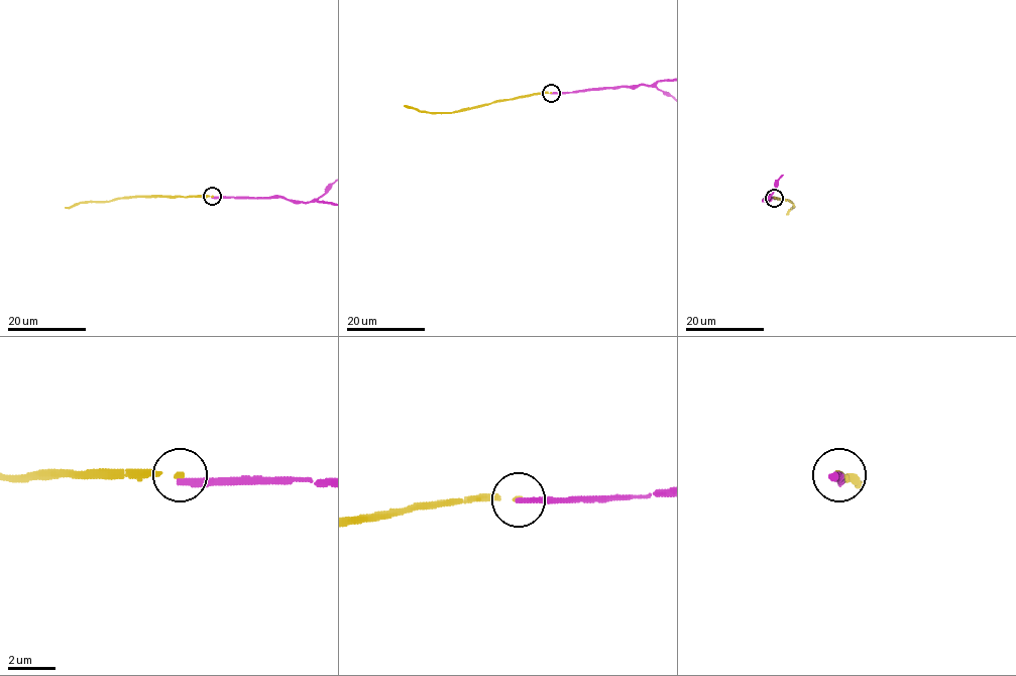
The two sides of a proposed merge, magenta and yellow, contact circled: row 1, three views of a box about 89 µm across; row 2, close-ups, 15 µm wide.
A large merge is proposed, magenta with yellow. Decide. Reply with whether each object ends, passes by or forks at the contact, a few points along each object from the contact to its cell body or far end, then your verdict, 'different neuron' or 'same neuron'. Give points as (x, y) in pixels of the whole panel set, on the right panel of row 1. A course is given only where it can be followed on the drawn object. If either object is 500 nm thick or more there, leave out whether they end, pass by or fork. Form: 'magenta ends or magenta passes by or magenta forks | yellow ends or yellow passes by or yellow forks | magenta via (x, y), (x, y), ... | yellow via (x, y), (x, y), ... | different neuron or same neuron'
magenta ends | yellow ends | yellow via (774, 197), (794, 205), (786, 215) | different neuron

